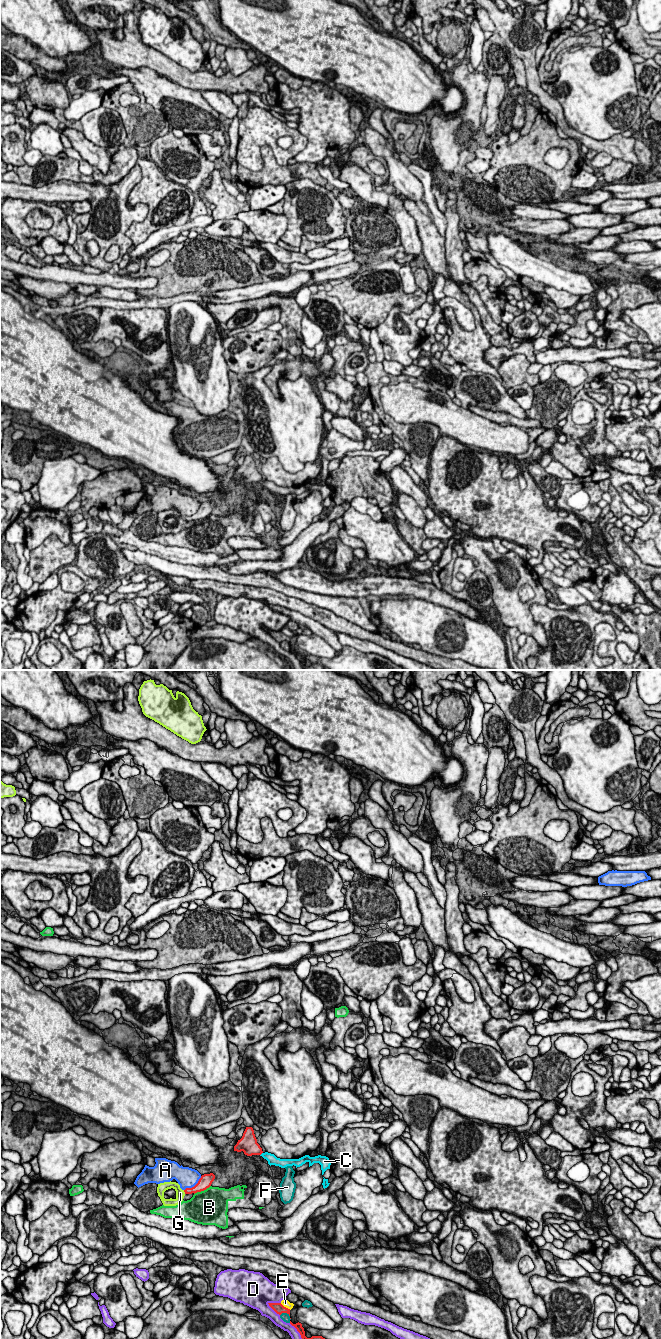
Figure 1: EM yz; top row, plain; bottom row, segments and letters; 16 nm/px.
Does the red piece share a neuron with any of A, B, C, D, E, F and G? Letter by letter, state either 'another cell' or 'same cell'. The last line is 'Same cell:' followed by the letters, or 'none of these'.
A: another cell
B: another cell
C: same cell
D: another cell
E: another cell
F: another cell
G: another cell
Same cell: C

